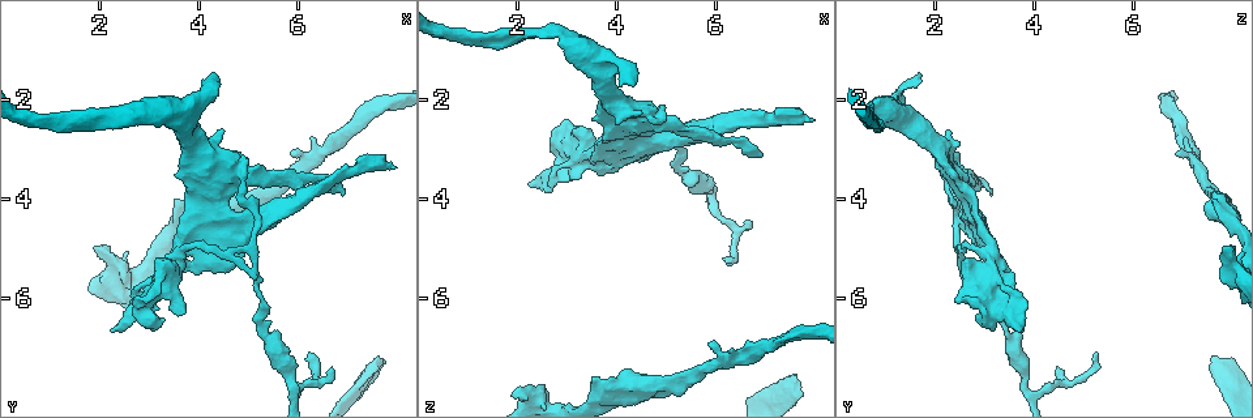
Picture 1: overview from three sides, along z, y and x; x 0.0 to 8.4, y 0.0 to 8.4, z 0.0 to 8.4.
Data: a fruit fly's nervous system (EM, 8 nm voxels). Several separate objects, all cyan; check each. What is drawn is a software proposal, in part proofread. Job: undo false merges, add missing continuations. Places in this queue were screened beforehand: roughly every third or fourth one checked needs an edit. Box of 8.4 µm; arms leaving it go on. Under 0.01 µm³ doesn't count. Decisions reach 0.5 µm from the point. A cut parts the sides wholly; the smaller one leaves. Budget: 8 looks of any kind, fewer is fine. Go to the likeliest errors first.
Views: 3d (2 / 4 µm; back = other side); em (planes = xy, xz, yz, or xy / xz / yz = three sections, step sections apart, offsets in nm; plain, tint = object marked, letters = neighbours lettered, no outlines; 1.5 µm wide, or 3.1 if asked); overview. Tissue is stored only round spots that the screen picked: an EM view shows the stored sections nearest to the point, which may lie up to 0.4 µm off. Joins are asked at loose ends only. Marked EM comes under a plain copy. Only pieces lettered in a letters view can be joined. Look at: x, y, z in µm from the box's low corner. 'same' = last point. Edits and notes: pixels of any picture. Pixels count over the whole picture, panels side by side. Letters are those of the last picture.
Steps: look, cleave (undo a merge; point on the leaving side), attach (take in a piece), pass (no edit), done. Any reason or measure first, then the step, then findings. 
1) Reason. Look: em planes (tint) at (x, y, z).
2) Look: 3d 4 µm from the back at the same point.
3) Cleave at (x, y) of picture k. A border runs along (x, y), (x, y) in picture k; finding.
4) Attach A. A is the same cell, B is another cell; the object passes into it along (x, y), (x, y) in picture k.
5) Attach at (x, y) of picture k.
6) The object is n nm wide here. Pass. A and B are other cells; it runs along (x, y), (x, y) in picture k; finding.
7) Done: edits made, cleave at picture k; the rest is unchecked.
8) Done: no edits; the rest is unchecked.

An open end. Look: em xy step 8 (letters) at (7.65, 7.20, 7.50).

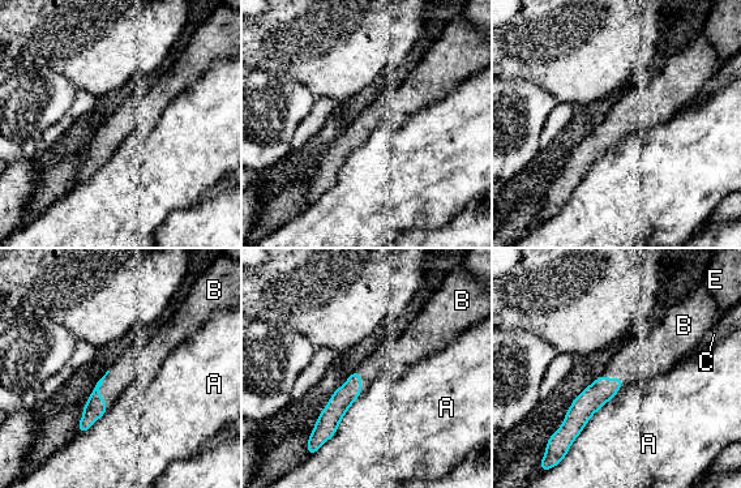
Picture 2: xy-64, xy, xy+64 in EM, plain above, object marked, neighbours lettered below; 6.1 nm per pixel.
Cut it another way. Look: em planes (letters) at the same point.

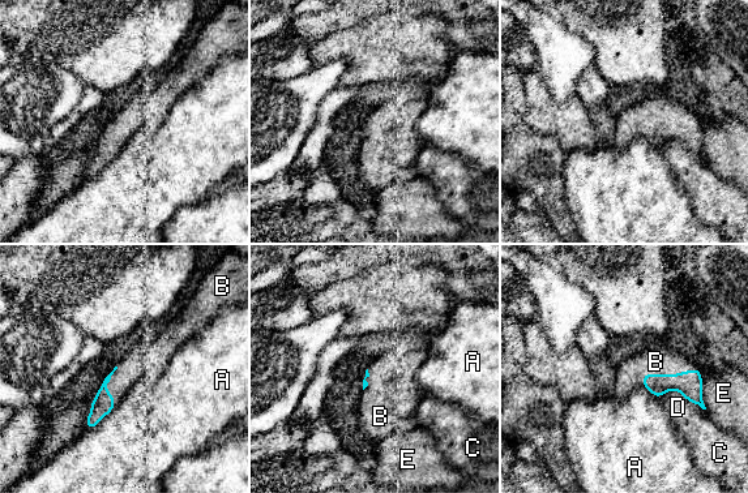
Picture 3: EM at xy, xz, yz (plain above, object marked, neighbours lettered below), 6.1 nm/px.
The longest contact is with B, 360 nm. Attach B. B is the same cell, A, C, D and E are other cells; it goes on there.

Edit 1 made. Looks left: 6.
Free end. Look: 3d 2 µm at (3.35, 5.50, 3.55).

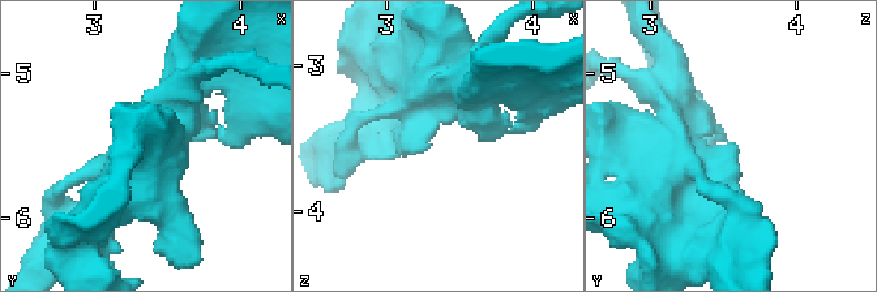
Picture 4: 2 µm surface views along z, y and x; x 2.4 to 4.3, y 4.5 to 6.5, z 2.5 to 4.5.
Shape alone is not enough. Look: em xy step 8 (letters) at (3.30, 5.48, 3.56).

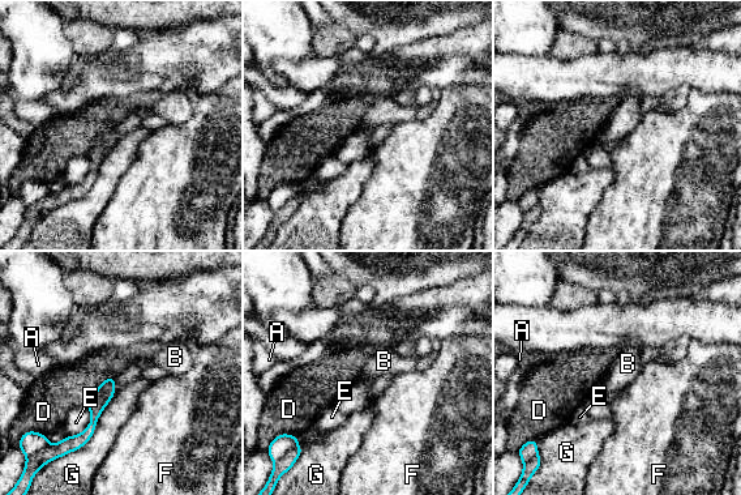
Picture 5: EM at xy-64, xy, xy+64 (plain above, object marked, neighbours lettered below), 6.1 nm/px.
Another direction. Look: em planes (letters) at the same point.

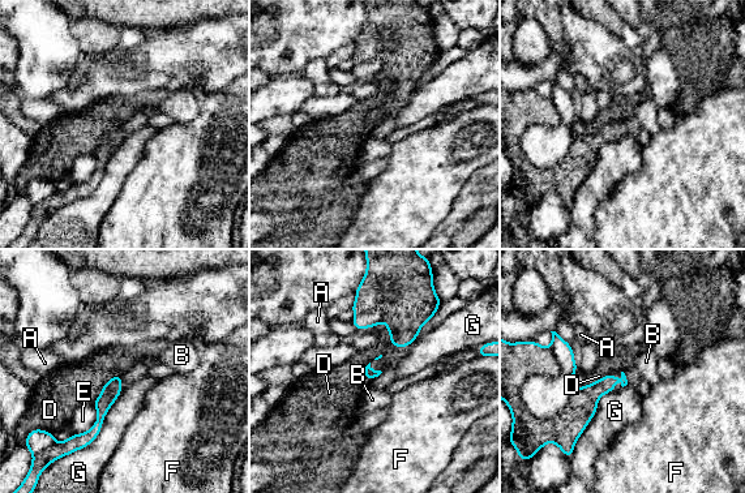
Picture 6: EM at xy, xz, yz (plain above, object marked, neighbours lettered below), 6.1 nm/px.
Cleave at (544, 397) of picture 6. A, B, D, E, F and G are other cells; a border runs along (549, 348), (560, 373), (535, 374) in picture 6; a second neuron is stuck on.

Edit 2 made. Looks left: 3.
Done: edits made, attach at picture 3, cleave at picture 6; the rest is unchecked.

